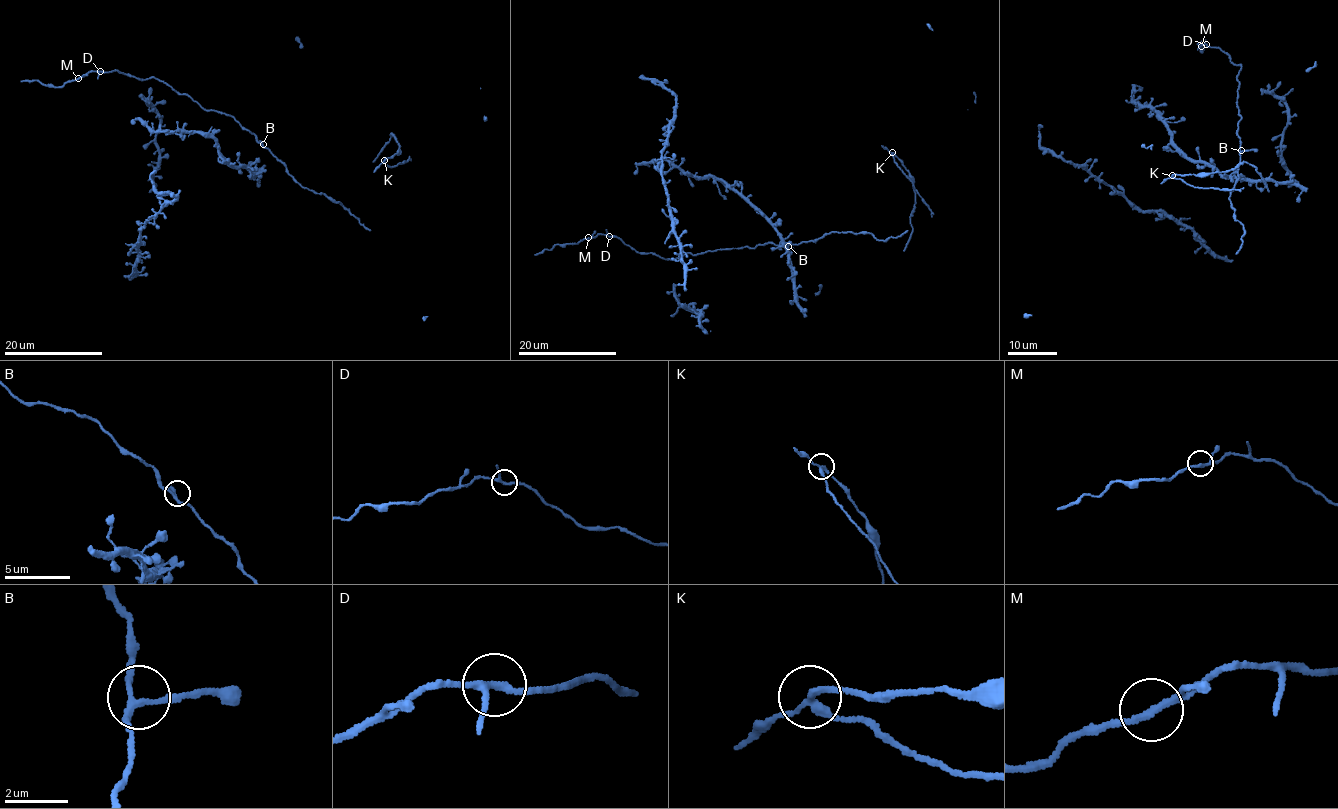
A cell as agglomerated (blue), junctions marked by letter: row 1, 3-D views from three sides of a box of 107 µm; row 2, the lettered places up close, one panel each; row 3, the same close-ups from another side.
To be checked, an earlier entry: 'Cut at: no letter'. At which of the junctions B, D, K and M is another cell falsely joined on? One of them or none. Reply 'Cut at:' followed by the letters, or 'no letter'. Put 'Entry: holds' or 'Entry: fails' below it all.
Cut at: K
Entry: fails

